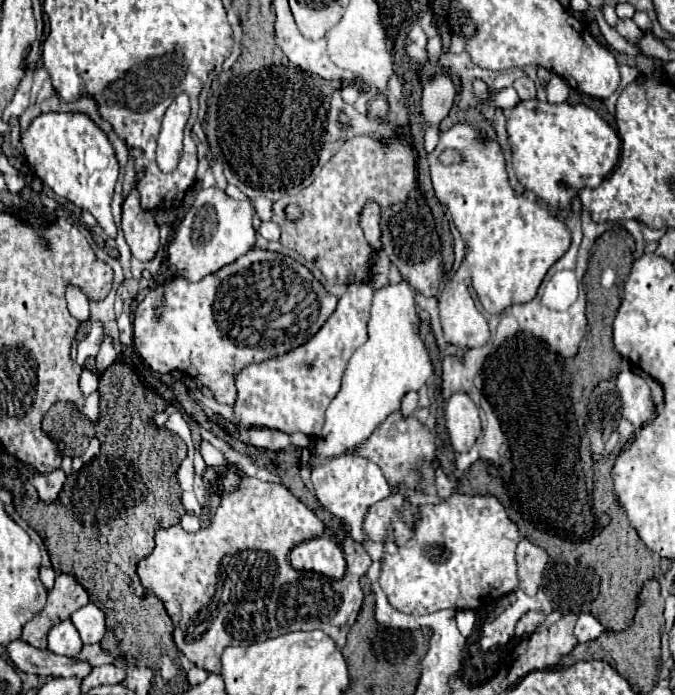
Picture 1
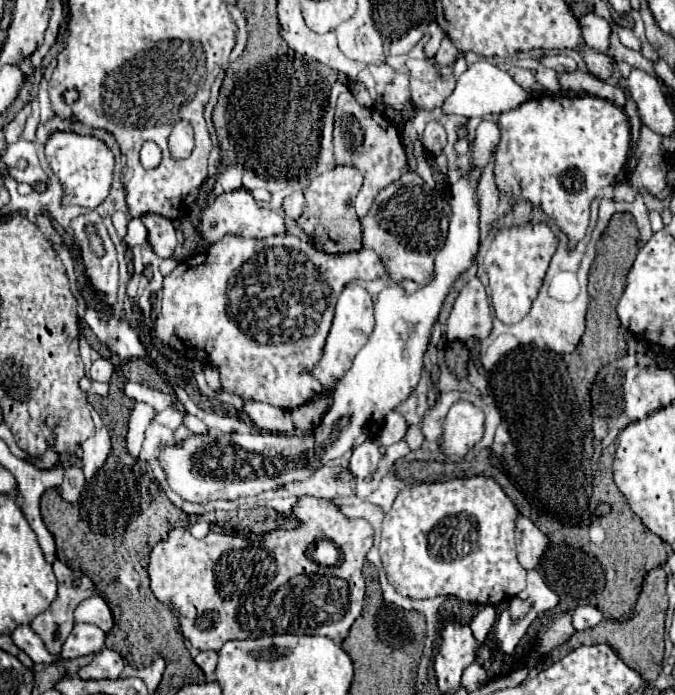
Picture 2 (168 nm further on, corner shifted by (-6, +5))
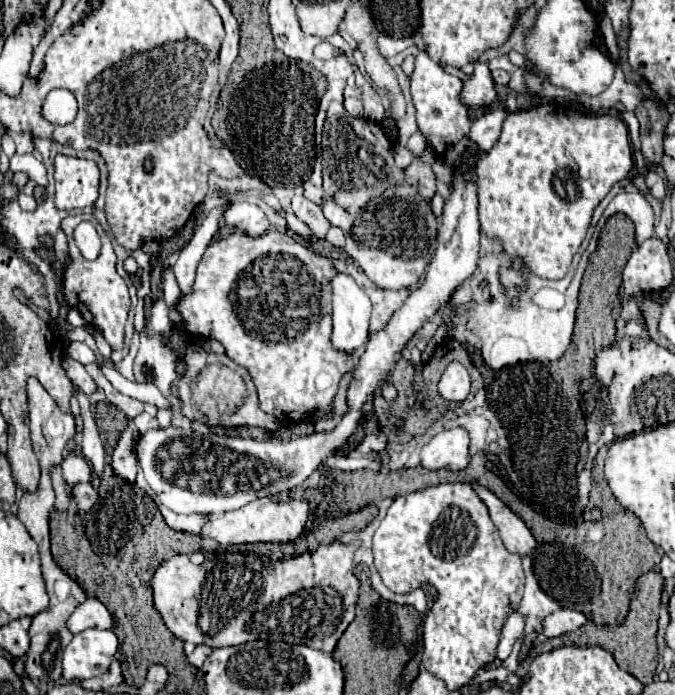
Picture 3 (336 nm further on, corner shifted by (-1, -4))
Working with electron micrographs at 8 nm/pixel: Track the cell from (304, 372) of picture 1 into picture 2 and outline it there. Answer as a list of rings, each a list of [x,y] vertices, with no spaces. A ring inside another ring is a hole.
[[[349,285],[341,291],[337,307],[335,307],[335,319],[325,343],[325,353],[323,359],[319,361],[319,367],[315,367],[313,375],[323,383],[323,387],[331,389],[337,379],[341,379],[345,375],[345,371],[351,367],[353,357],[359,353],[359,349],[367,343],[371,331],[373,331],[375,319],[373,319],[373,301],[371,295],[359,287],[359,285]]]

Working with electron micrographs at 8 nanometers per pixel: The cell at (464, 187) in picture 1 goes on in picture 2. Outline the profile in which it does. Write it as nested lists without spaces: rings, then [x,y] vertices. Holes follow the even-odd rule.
[[[547,223],[527,225],[519,229],[503,229],[493,239],[485,255],[485,271],[489,273],[491,303],[495,315],[505,325],[513,325],[529,313],[531,303],[537,297],[539,287],[543,283],[549,261],[555,253],[555,247],[557,247],[557,237]]]

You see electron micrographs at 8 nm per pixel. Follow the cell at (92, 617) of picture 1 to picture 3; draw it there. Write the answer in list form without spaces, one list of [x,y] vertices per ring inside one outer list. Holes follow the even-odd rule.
[[[88,598],[86,602],[82,602],[72,612],[72,616],[68,618],[68,630],[72,634],[84,632],[86,628],[98,628],[98,630],[110,630],[112,628],[112,616],[110,616],[110,612],[96,598]]]

